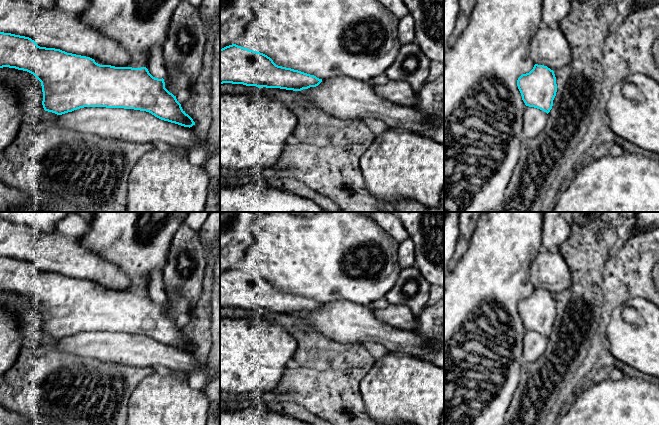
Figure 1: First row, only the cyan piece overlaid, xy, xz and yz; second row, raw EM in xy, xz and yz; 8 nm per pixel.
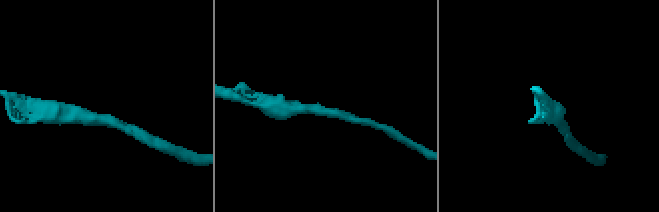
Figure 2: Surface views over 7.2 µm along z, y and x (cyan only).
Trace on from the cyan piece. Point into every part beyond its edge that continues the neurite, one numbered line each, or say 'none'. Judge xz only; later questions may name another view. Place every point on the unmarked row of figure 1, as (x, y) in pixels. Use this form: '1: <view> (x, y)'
none

